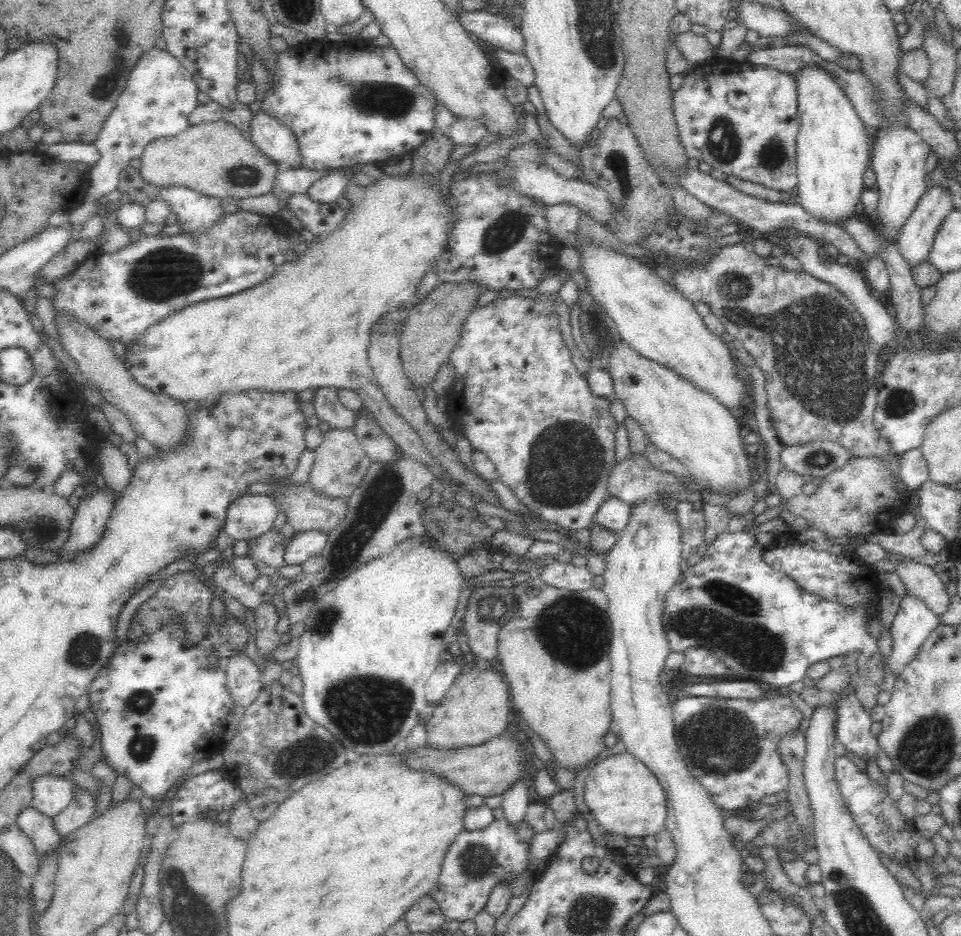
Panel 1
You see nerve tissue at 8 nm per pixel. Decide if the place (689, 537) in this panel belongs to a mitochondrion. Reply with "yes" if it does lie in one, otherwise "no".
no

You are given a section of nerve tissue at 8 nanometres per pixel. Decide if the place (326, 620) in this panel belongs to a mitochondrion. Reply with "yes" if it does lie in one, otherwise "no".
yes

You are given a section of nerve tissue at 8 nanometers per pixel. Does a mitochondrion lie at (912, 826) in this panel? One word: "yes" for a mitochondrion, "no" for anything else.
no

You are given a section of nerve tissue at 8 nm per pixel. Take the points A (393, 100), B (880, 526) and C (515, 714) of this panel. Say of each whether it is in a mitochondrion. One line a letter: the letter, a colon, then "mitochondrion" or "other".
A: mitochondrion
B: other
C: other

